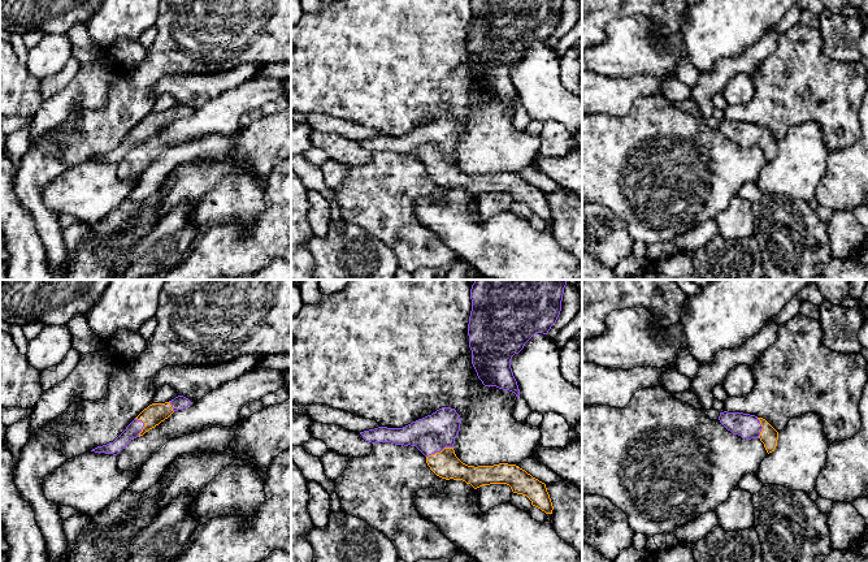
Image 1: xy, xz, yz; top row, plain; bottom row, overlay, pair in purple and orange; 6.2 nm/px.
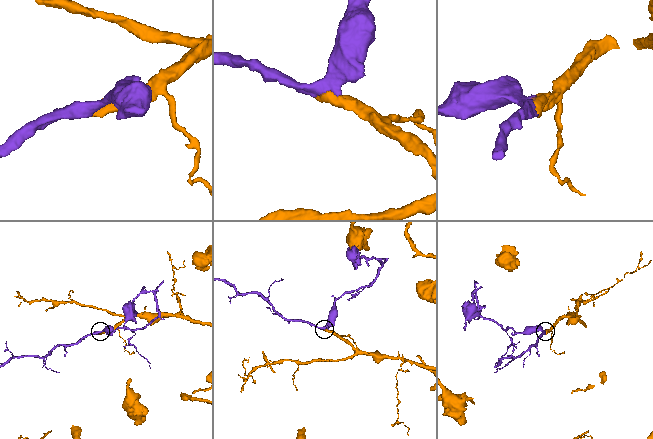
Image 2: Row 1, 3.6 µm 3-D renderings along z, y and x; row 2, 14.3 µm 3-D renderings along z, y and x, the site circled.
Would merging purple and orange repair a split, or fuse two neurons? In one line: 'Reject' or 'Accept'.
Accept

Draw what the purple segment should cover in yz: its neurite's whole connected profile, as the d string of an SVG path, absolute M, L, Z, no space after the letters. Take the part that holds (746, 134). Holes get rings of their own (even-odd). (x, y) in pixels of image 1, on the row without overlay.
M720 121L720 131L733 143L742 147L759 147L767 161L774 160L778 148L778 140L763 126L743 121Z

